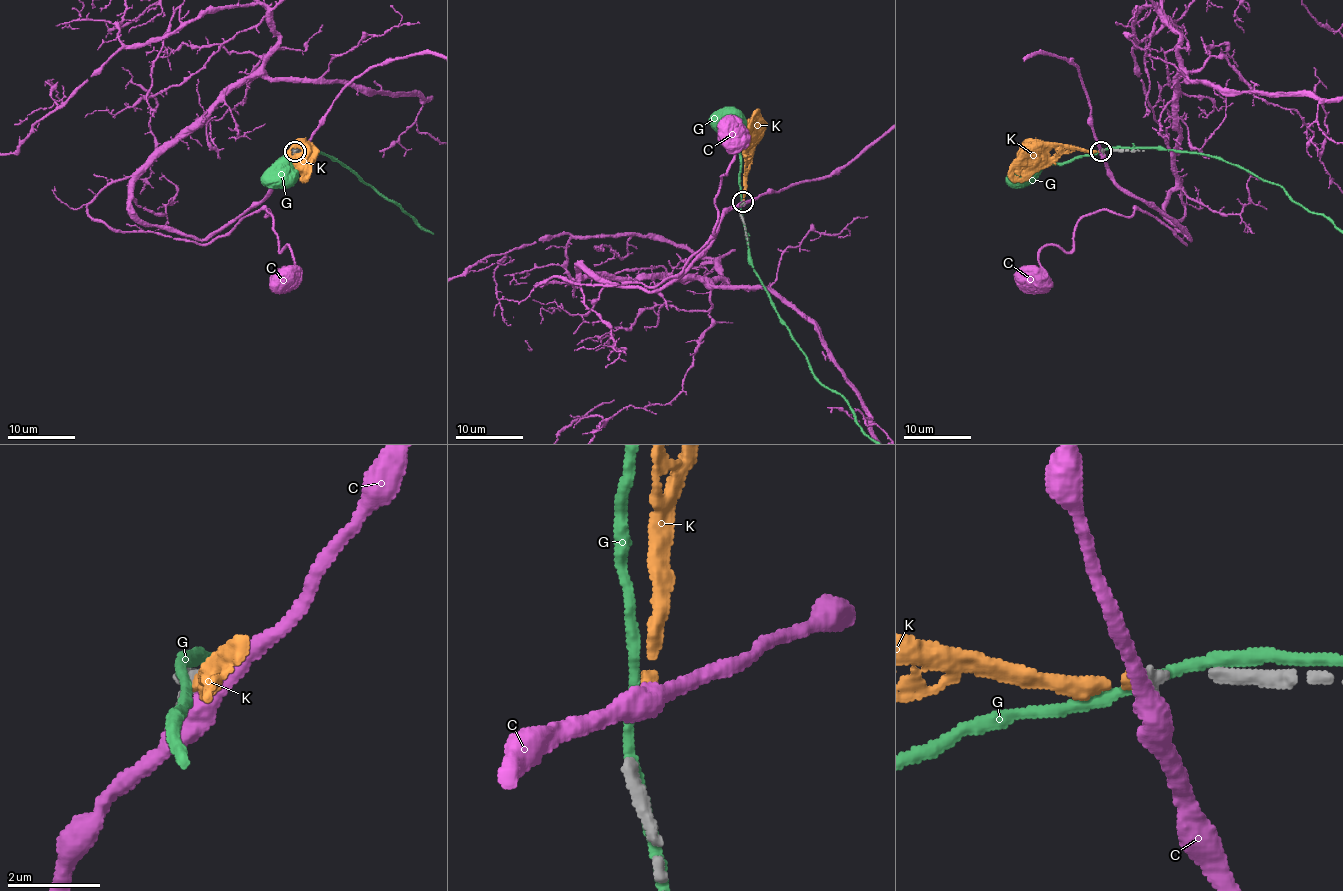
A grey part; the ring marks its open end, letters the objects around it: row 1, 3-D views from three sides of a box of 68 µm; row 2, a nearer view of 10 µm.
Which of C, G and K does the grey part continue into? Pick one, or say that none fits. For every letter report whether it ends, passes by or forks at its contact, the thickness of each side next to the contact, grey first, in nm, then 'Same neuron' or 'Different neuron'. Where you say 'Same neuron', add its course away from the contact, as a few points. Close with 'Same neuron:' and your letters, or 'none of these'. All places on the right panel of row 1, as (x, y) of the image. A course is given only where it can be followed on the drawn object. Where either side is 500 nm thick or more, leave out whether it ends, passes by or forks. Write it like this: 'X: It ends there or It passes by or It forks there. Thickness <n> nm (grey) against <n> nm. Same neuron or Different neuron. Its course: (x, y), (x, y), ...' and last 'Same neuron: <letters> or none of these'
C: It passes by. Thickness 280 nm (grey) against 480 nm. Different neuron
G: It passes by. Thickness 280 nm (grey) against 200 nm. Different neuron
K: It ends there. Thickness 280 nm (grey) against 220 nm. Same neuron. Its course: (1101, 150), (1071, 149), (1052, 155), (1030, 154)
Same neuron: K

